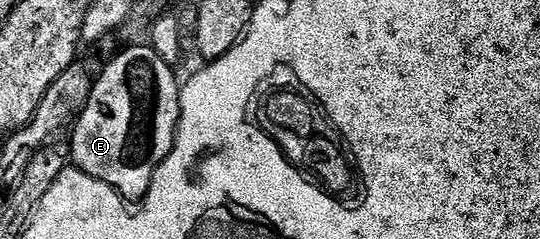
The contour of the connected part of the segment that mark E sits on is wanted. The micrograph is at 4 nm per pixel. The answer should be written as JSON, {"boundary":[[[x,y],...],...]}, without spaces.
{"boundary":[[[135,43],[132,49],[127,49],[120,55],[116,61],[111,61],[103,69],[103,74],[98,75],[91,91],[91,97],[84,106],[82,113],[79,114],[73,125],[75,138],[69,141],[69,157],[73,162],[74,168],[89,174],[93,179],[104,181],[110,189],[116,189],[123,200],[128,203],[142,202],[143,198],[151,191],[151,180],[164,159],[166,159],[168,150],[162,149],[159,145],[150,145],[147,141],[127,140],[131,137],[131,132],[135,129],[135,121],[143,129],[159,129],[163,121],[159,118],[159,112],[162,111],[163,105],[155,101],[159,93],[154,89],[154,85],[171,85],[175,81],[176,70],[157,51],[152,49],[150,44]]]}

